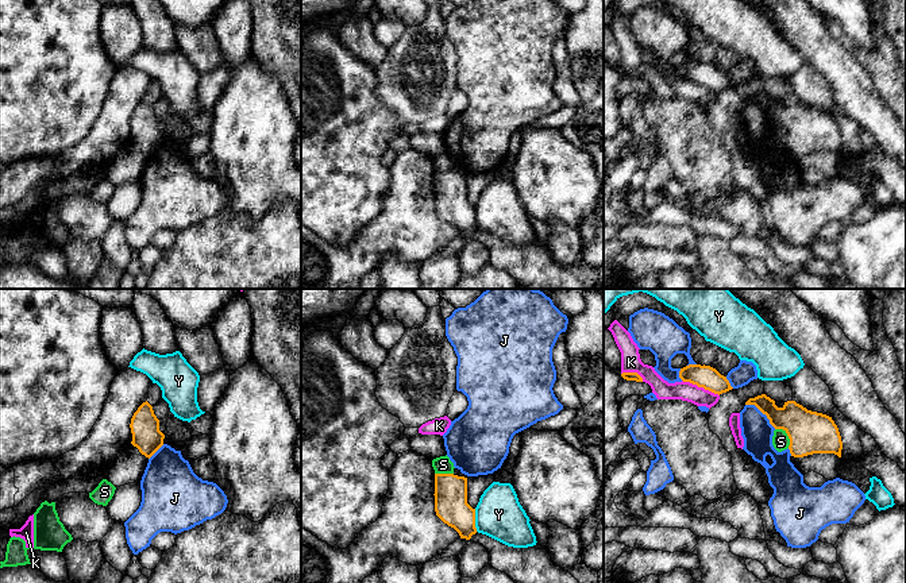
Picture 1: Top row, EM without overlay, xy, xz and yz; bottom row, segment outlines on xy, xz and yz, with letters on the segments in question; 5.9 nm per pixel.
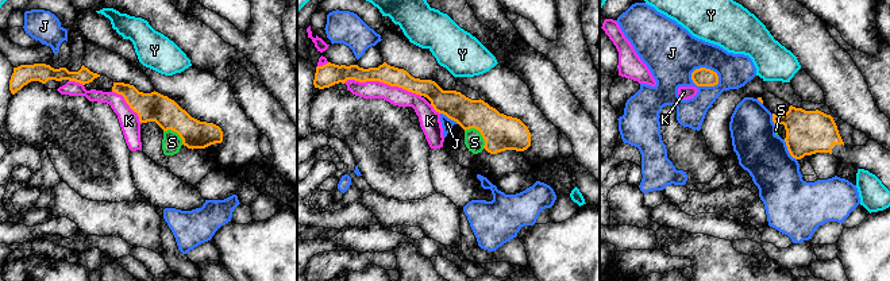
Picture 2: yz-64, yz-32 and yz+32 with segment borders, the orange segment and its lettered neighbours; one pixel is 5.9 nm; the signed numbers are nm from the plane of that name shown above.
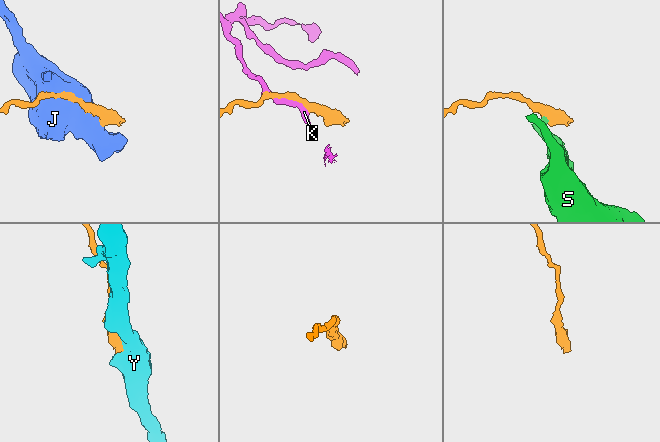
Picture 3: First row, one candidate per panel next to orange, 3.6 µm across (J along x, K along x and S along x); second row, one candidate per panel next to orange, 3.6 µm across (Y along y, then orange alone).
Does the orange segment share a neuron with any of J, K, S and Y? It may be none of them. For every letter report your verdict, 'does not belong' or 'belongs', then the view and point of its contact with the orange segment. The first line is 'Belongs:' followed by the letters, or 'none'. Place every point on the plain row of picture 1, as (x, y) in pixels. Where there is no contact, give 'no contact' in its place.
Belongs: none
J: does not belong | yz (762, 109)
K: does not belong | yz (701, 84)
S: does not belong | yz (787, 132)
Y: does not belong | xz (474, 217)

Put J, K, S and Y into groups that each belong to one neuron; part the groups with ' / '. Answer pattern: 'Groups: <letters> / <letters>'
Groups: J / K S / Y

